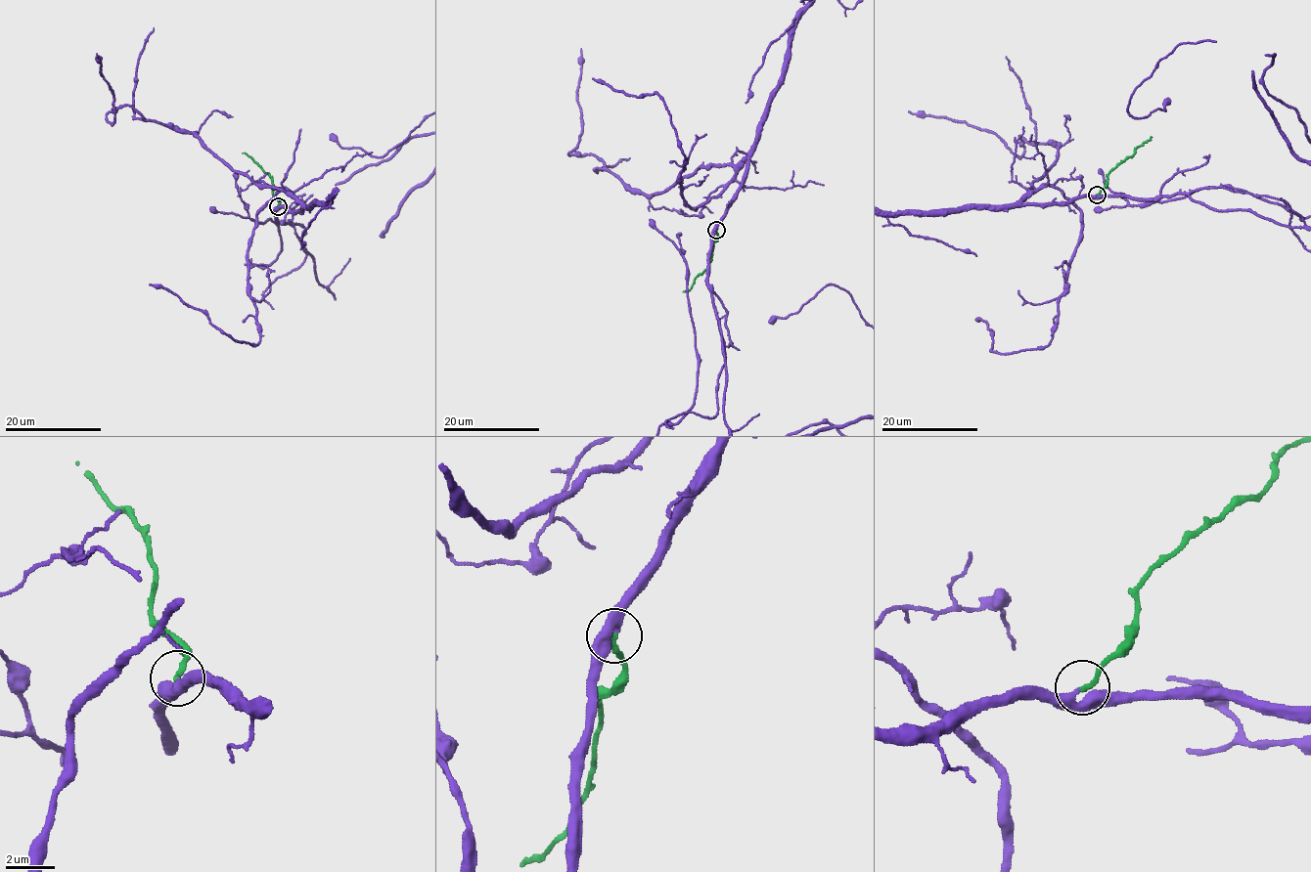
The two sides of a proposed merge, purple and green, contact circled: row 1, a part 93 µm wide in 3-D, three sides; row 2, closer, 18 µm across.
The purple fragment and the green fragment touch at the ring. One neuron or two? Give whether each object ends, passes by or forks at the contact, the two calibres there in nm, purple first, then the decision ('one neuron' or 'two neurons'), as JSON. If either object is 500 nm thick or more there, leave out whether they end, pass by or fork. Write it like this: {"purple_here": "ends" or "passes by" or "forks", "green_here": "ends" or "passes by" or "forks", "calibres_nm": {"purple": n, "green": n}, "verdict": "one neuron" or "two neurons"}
{"purple_here": "passes by", "green_here": "ends", "calibres_nm": {"purple": 300, "green": 240}, "verdict": "one neuron"}

